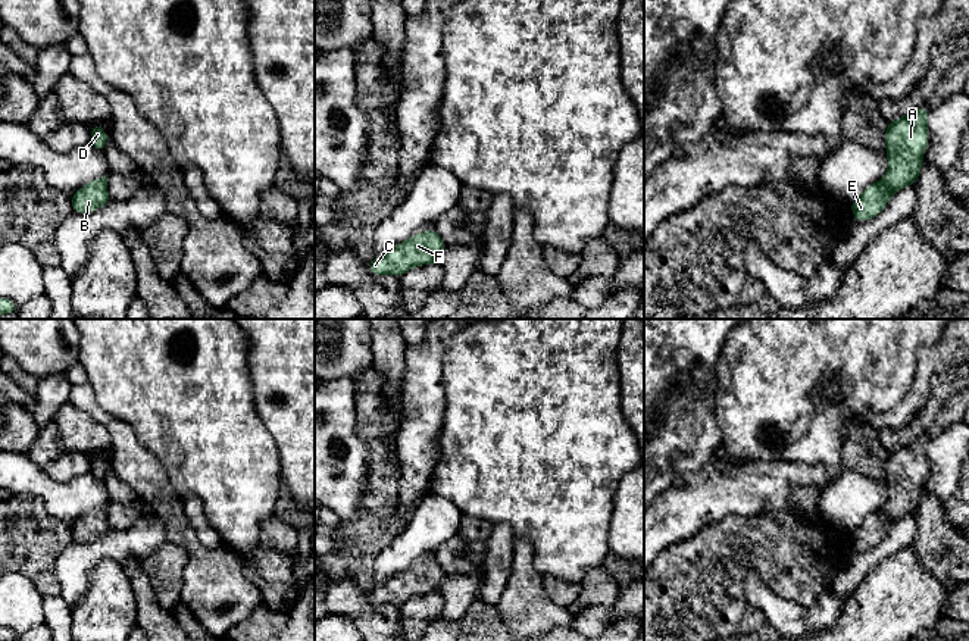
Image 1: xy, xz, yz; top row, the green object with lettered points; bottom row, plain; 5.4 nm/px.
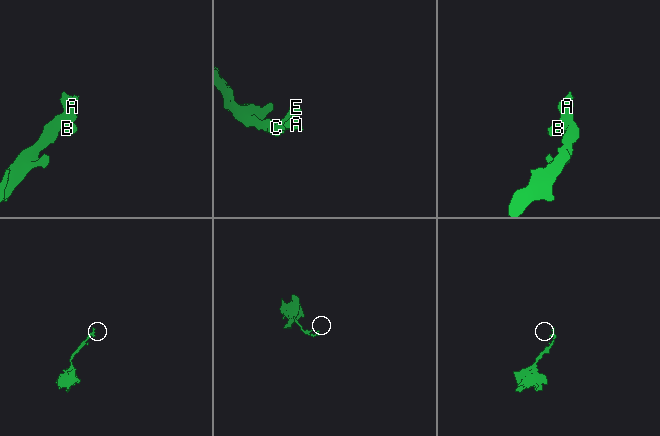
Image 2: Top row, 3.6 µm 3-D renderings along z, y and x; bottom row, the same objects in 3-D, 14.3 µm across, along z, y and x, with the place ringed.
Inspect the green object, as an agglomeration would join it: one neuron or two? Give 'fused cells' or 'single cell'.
single cell

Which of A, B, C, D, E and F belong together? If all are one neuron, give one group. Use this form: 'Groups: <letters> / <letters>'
Groups: A B C D E F

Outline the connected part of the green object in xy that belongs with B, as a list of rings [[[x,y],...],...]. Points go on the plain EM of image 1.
[[[107,503],[71,525],[74,541],[90,542],[106,535],[112,528],[107,523]]]

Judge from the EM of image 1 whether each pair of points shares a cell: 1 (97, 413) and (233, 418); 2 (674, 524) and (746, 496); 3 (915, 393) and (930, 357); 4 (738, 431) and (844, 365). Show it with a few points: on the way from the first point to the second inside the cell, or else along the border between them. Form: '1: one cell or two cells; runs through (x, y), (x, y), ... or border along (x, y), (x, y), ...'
1: two cells; border along (90, 384), (96, 402), (124, 421), (136, 435)
2: one cell; runs through (691, 506), (705, 496), (728, 496)
3: one cell; runs through (921, 384), (927, 366)
4: one cell; runs through (765, 405), (805, 365), (818, 365)

